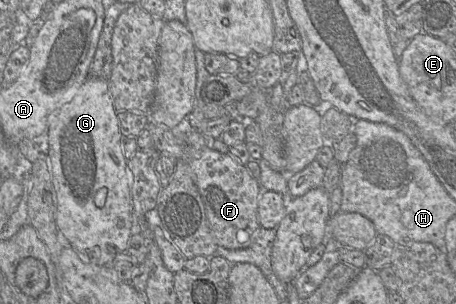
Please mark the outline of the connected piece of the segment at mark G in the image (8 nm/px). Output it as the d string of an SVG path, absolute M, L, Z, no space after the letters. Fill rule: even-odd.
M89 75L89 77L83 82L83 85L77 91L70 103L66 104L61 109L55 108L55 110L48 117L47 156L49 158L51 178L55 195L55 218L57 229L66 237L66 239L70 242L71 247L75 249L80 256L85 256L91 264L98 266L111 267L111 264L114 261L114 256L116 256L117 253L123 253L127 250L131 236L134 209L132 203L131 178L128 170L128 162L122 151L122 137L123 136L120 132L118 123L118 113L113 105L108 81L92 75Z

